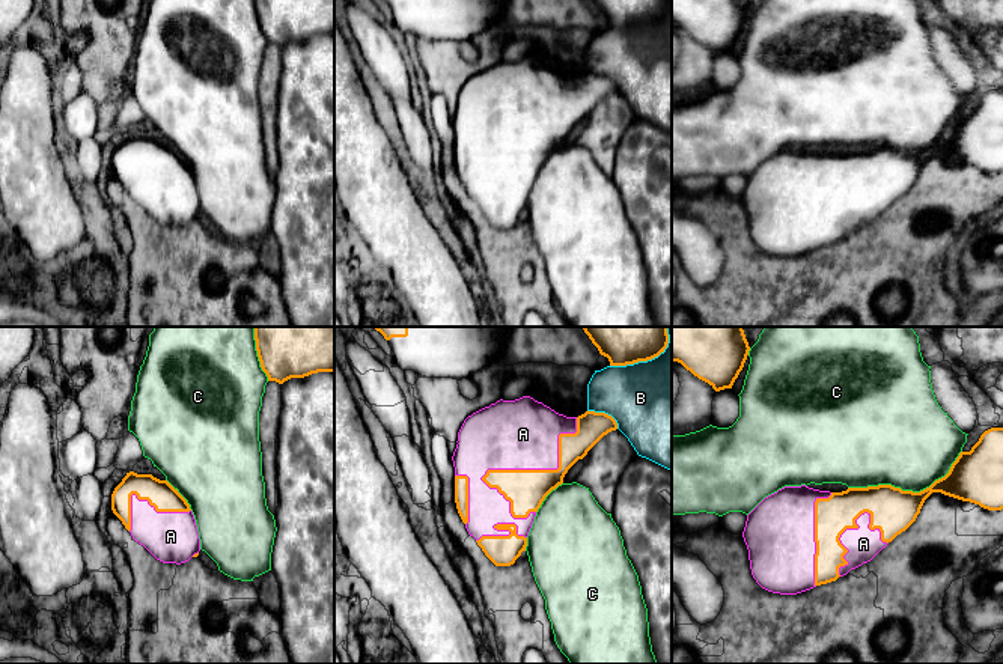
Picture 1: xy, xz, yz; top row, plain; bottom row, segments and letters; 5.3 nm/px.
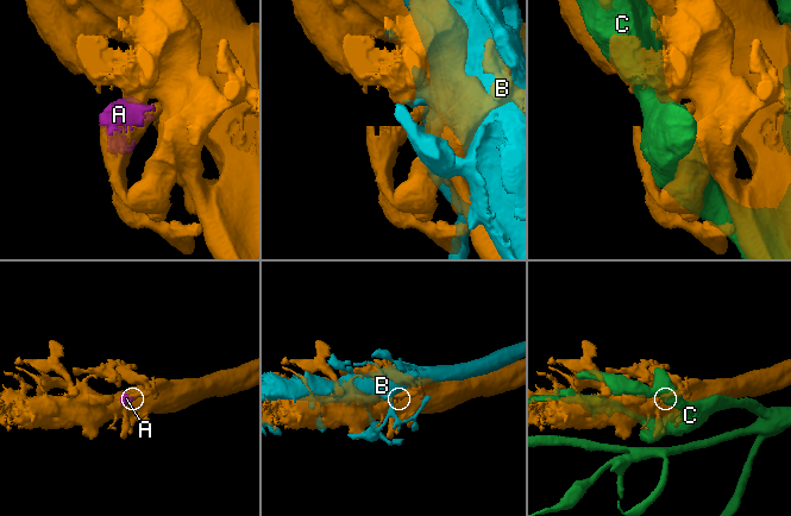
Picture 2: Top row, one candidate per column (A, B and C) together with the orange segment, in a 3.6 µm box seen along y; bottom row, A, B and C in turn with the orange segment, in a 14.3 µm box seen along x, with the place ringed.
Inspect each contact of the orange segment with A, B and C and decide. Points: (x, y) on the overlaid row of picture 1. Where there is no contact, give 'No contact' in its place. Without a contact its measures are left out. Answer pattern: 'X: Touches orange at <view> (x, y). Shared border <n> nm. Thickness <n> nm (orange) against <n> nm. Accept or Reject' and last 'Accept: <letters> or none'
A: Touches orange at xz (527, 470). Shared border 650 nm. Thickness 220 nm (orange) against 380 nm. Accept
B: Touches orange at xz (648, 359). Shared border 380 nm. Thickness 380 nm (orange) against 480 nm. Reject
C: Touches orange at yz (908, 491). Shared border 650 nm. Thickness 240 nm (orange) against 480 nm. Reject
Accept: A

